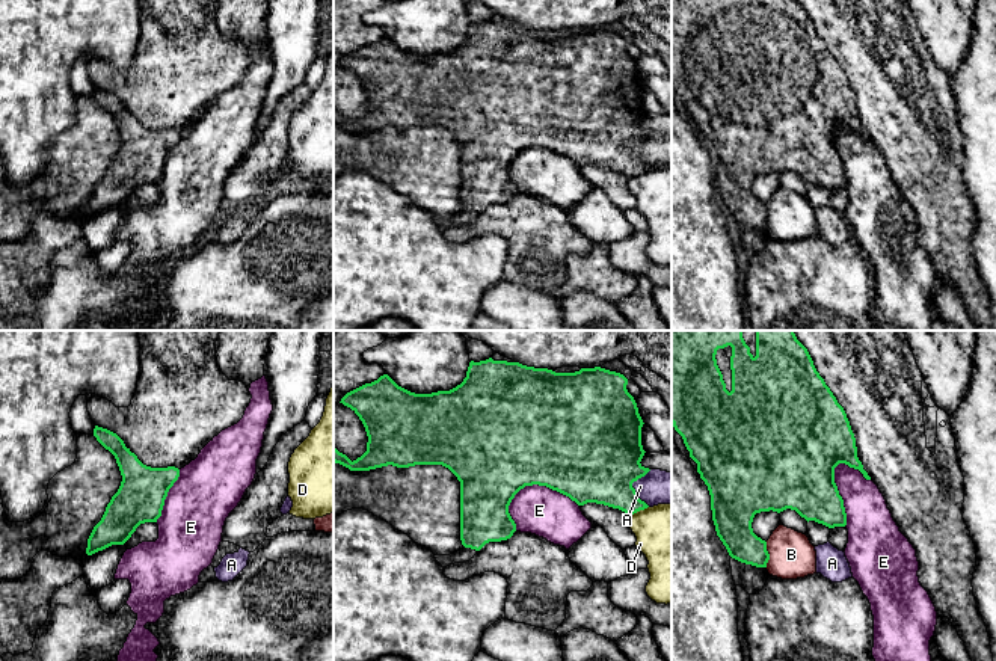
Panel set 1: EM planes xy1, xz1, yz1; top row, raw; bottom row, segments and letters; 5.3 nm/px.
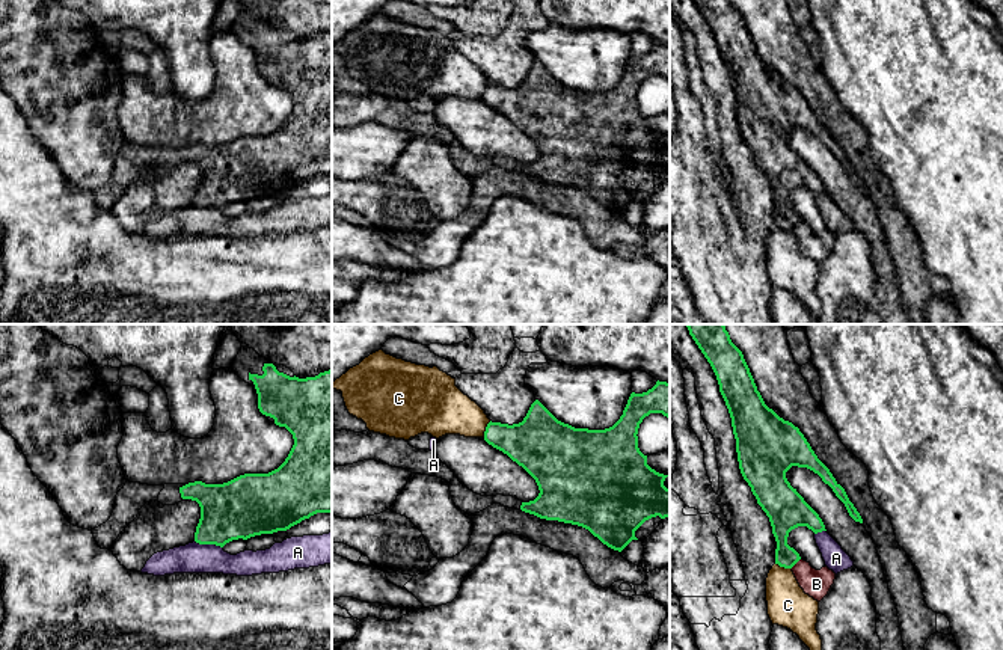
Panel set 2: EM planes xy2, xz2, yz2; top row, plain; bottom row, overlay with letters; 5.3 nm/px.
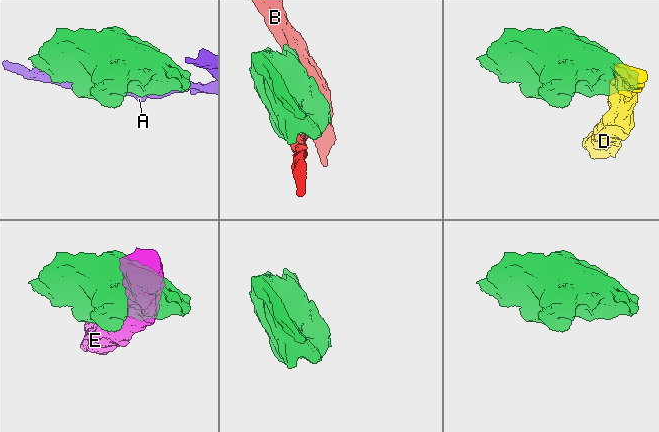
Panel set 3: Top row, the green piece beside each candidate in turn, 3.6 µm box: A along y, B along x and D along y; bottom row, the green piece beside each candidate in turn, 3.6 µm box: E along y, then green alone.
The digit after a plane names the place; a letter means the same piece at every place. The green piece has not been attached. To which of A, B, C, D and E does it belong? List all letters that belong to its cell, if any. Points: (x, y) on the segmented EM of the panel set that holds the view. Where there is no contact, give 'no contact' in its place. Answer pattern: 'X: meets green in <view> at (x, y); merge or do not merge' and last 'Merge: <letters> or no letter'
A: meets green in xz1 at (631, 486); do not merge
B: meets green in yz1 at (768, 554); do not merge
C: meets green in xz2 at (486, 429); do not merge
D: meets green in xz1 at (639, 510); do not merge
E: meets green in xz1 at (537, 483); do not merge
Merge: no letter

